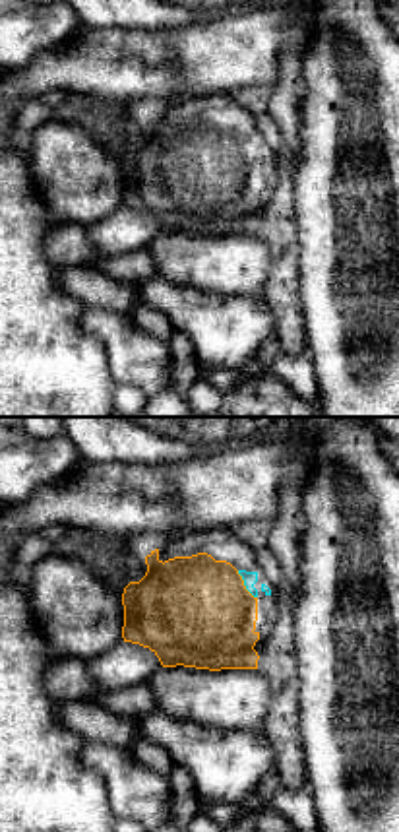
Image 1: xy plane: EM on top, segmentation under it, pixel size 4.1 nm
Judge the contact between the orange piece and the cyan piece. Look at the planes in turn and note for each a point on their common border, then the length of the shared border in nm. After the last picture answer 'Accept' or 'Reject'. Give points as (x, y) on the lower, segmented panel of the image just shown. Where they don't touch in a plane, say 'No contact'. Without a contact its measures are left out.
Touches orange at (243, 584). Shared border 150 nm

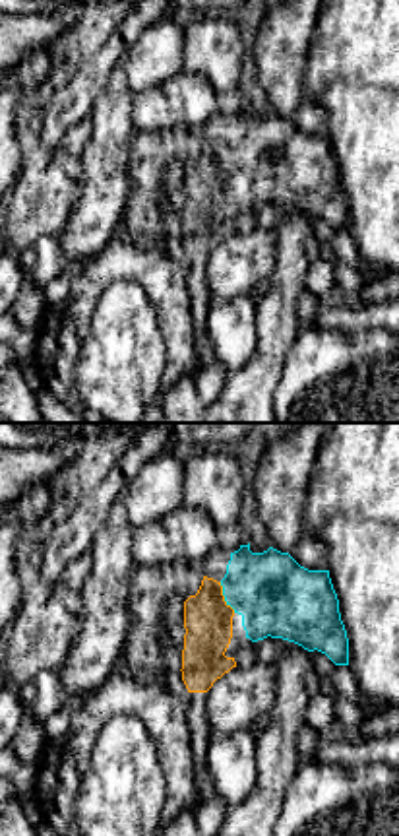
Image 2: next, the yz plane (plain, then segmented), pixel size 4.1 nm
Touches orange at (223, 598). Shared border 140 nm

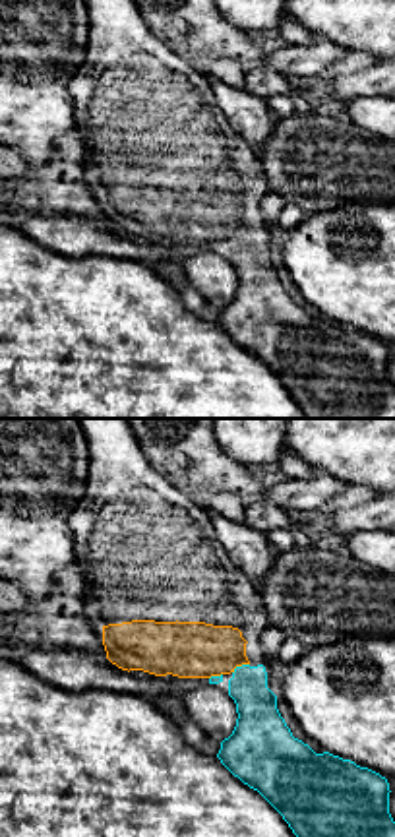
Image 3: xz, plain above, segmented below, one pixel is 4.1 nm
Touches orange at (239, 665). Shared border 80 nm

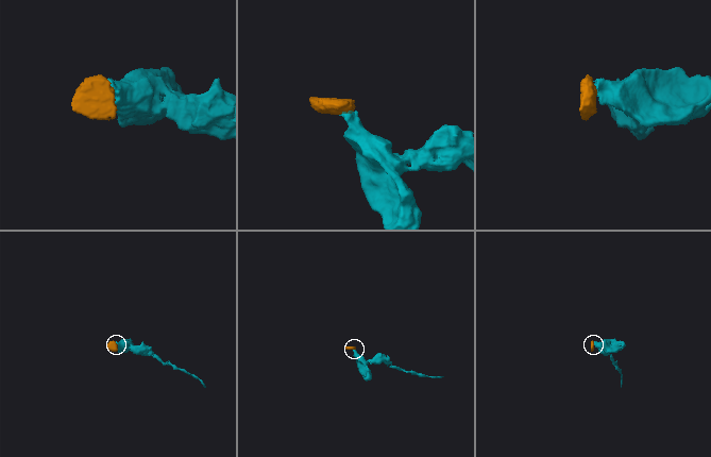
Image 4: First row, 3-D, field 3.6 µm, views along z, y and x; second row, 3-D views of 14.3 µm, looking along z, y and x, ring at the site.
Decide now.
Accept

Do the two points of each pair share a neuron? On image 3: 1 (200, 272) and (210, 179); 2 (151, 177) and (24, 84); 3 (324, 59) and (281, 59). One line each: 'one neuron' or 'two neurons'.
1: two neurons
2: two neurons
3: one neuron

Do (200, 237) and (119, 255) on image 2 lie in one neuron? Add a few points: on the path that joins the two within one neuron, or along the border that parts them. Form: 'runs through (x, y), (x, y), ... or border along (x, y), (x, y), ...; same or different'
border along (117, 235), (142, 243); different

